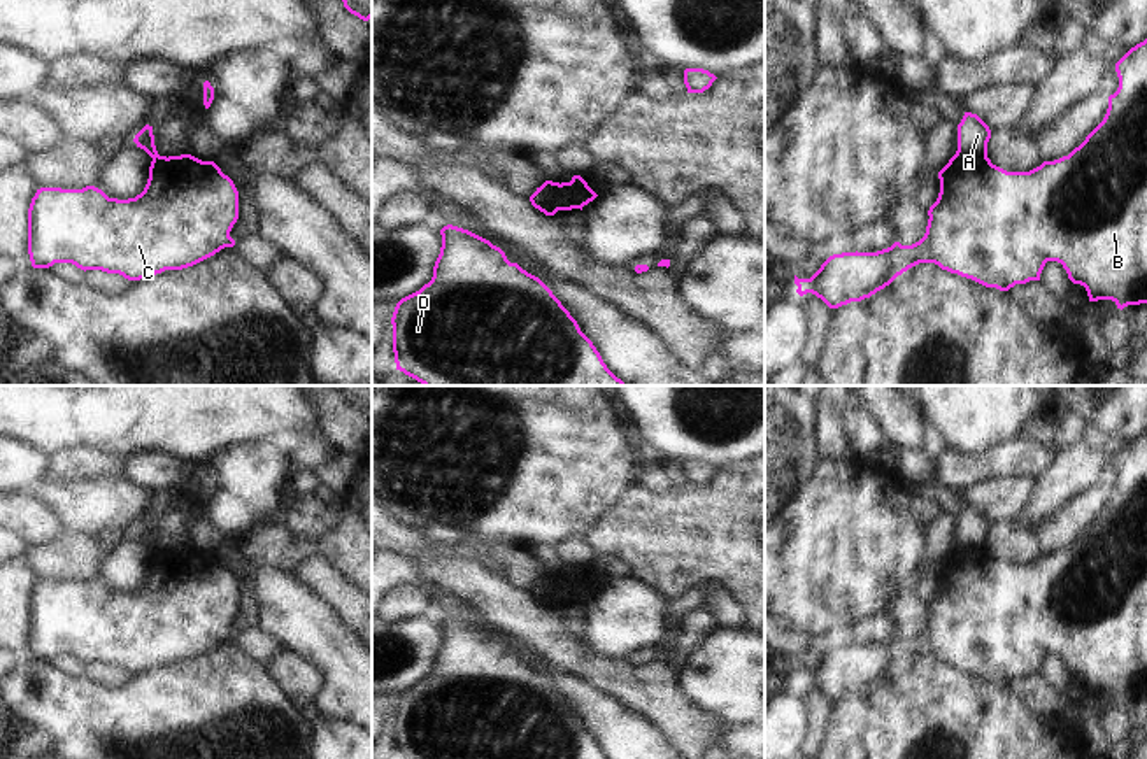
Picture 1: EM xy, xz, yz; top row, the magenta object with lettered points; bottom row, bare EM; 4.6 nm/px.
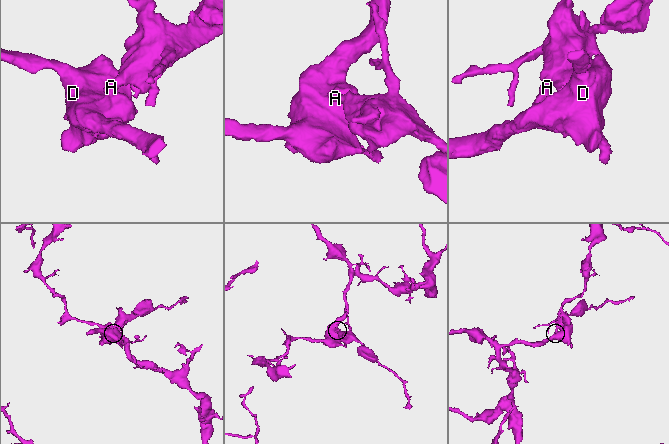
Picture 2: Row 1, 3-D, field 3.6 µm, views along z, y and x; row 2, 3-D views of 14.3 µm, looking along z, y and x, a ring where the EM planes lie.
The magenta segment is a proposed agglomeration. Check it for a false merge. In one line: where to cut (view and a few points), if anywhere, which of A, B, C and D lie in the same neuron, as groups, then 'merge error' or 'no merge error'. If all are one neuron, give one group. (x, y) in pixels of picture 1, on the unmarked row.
cut in yz along (986, 546), (954, 549); A / B C D; merge error

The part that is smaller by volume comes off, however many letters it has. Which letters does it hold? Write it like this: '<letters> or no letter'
A

